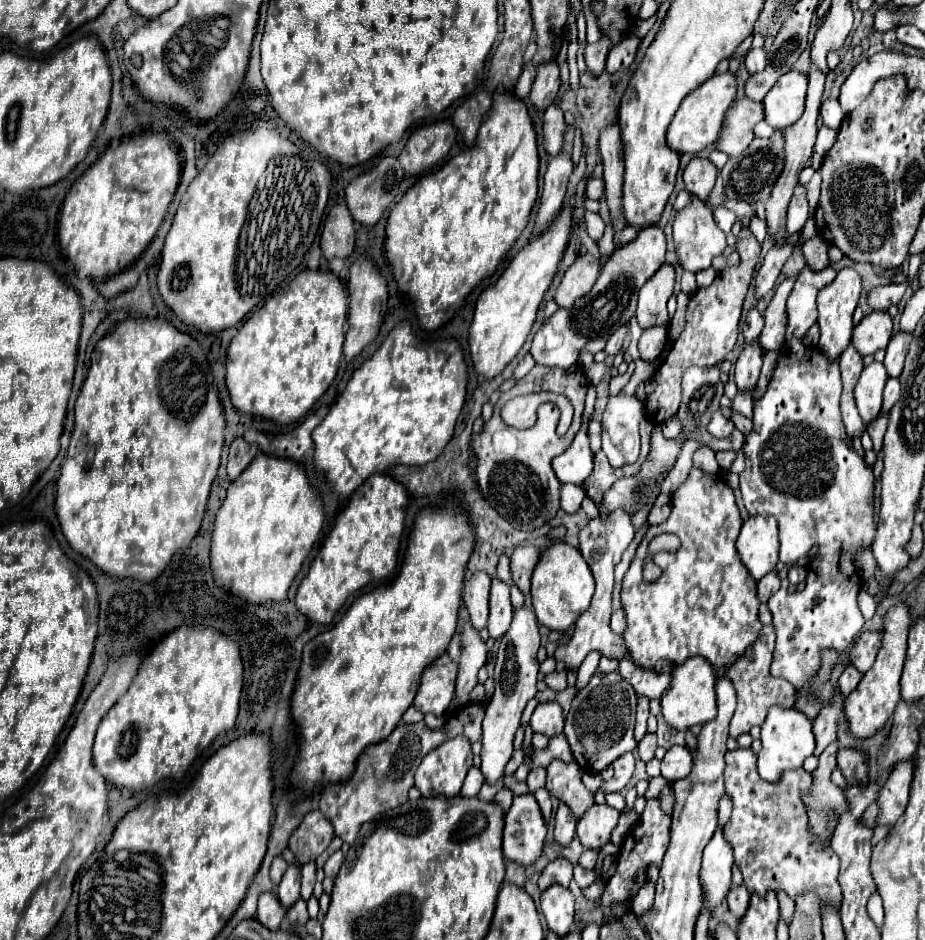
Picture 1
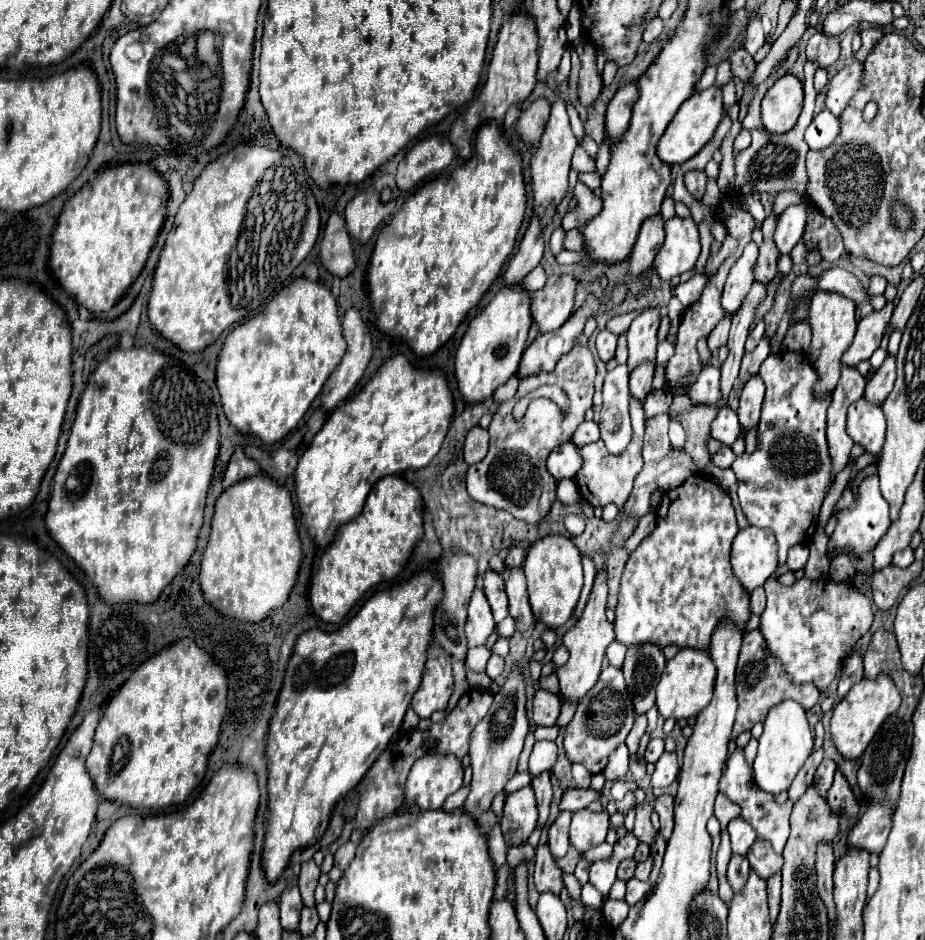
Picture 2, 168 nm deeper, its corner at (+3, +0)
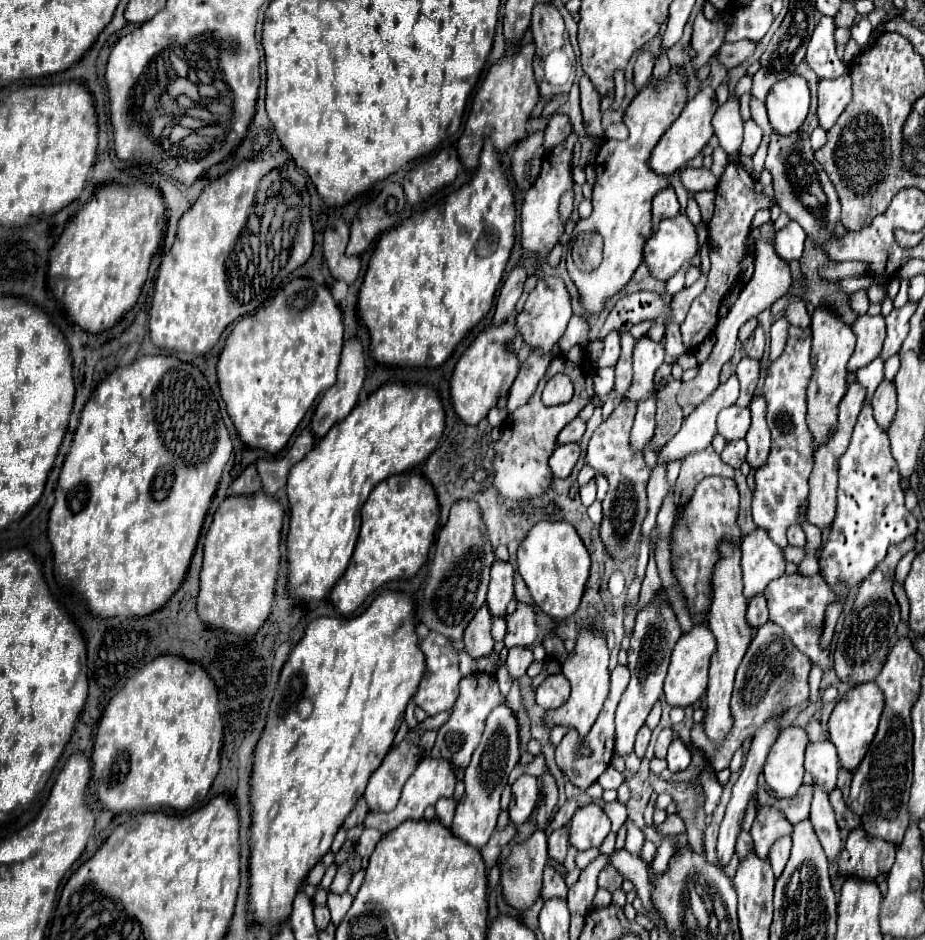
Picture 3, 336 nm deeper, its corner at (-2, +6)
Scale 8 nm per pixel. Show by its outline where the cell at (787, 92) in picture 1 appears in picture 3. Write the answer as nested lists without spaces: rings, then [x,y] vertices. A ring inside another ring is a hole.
[[[789,75],[775,83],[767,95],[769,123],[779,135],[791,135],[801,129],[809,113],[809,85],[801,75]]]

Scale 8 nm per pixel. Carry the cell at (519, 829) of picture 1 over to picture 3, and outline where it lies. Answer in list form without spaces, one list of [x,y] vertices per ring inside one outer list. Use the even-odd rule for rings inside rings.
[[[519,775],[511,785],[511,805],[509,805],[509,817],[513,825],[521,825],[529,819],[533,813],[537,799],[539,799],[539,779],[533,775]]]

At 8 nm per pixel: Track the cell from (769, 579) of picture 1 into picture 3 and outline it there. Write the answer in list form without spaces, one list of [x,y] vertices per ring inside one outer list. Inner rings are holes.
[[[757,595],[757,597],[753,597],[749,601],[749,607],[747,607],[747,623],[757,629],[757,627],[765,625],[767,621],[769,621],[769,617],[767,617],[767,601],[765,601],[763,595]]]

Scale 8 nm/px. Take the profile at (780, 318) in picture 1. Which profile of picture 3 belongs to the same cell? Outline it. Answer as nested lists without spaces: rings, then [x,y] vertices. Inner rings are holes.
[[[741,359],[741,363],[737,365],[737,379],[741,383],[741,395],[737,399],[737,405],[739,407],[749,407],[749,401],[753,399],[753,393],[755,393],[755,387],[759,383],[759,371],[761,371],[761,363],[755,361],[755,359]]]

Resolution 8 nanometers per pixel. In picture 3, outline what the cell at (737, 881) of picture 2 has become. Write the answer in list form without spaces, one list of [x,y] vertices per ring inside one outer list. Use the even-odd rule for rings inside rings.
[[[741,831],[739,839],[737,839],[737,855],[739,855],[739,859],[747,857],[751,851],[753,851],[753,839],[751,839],[751,835],[747,831]]]

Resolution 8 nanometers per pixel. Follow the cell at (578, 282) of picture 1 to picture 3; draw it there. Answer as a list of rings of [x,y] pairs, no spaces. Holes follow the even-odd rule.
[[[555,275],[541,277],[537,281],[535,289],[527,297],[525,309],[515,317],[515,321],[517,321],[517,333],[521,335],[523,343],[529,345],[531,349],[541,351],[541,353],[549,353],[549,349],[559,341],[559,337],[563,335],[569,319],[571,319],[569,291],[565,289],[563,281],[557,279]]]

